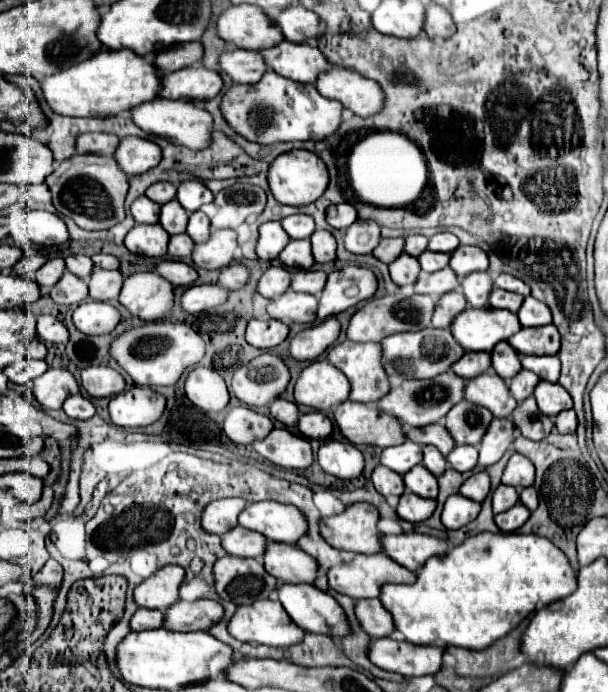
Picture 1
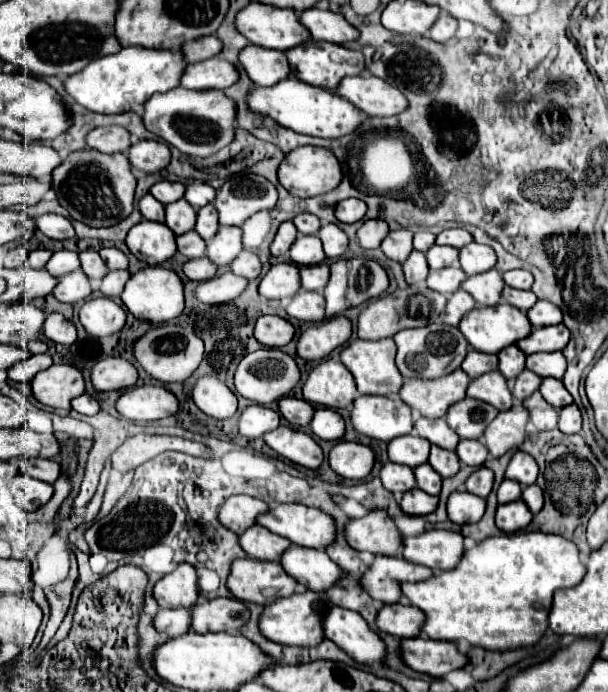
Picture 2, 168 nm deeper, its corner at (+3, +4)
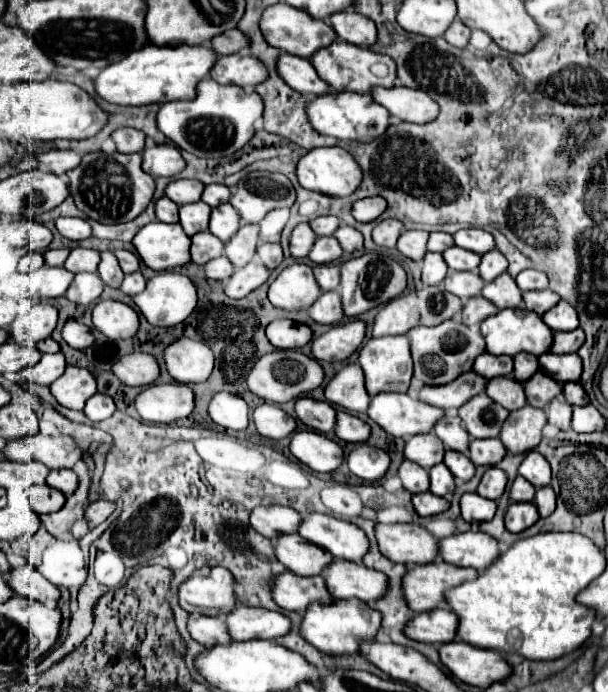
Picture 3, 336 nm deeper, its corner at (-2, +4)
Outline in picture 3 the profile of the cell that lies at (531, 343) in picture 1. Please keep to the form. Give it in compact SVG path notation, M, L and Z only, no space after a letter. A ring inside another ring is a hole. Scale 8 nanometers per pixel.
M581 328L569 330L569 332L553 332L553 342L551 342L551 352L555 354L569 354L577 352L579 346L583 344L585 334Z

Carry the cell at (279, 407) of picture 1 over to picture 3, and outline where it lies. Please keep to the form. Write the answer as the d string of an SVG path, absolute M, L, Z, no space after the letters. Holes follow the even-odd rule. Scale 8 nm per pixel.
M297 398L295 414L305 426L309 426L321 434L333 432L335 408L327 402L319 402L313 398Z

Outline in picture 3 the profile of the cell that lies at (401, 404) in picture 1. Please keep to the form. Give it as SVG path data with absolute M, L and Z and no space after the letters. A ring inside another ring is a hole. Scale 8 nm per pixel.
M467 372L455 378L455 382L449 382L443 386L421 388L419 400L431 406L437 406L441 410L449 410L449 408L463 406L463 402L467 402L475 394L481 394L483 390L485 390L485 378L481 378L475 372Z

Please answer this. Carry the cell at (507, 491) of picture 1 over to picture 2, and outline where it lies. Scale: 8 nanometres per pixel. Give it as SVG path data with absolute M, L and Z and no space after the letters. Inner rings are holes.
M504 480L498 488L498 502L500 504L508 504L508 502L514 502L514 500L520 500L522 498L522 488L516 480Z

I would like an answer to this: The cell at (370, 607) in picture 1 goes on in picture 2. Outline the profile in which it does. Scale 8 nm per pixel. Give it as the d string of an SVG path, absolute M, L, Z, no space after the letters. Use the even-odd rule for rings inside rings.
M386 604L378 612L380 632L388 632L398 638L418 636L424 620L426 620L424 612L410 604Z

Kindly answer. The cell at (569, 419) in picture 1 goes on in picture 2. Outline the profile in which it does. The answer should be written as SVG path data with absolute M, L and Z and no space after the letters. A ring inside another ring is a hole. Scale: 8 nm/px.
M568 404L568 406L564 406L560 410L558 428L564 434L578 434L580 432L580 428L582 428L582 414L580 414L580 408L576 404Z

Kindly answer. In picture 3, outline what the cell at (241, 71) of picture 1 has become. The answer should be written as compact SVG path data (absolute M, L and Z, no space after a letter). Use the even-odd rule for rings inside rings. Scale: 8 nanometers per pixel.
M281 54L277 58L277 74L303 96L319 96L327 92L327 84L317 76L315 68L307 58L299 58L293 54Z

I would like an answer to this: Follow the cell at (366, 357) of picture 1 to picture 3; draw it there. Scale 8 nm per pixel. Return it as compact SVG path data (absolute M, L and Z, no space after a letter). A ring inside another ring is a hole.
M383 336L371 338L359 352L359 366L365 374L365 388L369 396L379 392L407 392L409 382L413 376L413 362L409 352L409 338L407 336Z

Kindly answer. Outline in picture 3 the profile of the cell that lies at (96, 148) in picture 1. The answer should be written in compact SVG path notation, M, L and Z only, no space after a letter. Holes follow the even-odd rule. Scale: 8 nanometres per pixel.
M119 128L111 134L115 146L117 146L117 152L125 152L125 154L131 154L131 152L141 152L143 146L145 146L145 134L135 130L135 128Z

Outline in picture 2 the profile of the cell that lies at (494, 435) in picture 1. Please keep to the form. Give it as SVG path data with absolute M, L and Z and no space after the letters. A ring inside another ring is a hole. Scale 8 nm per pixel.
M522 404L512 406L510 410L500 412L498 418L486 428L482 442L486 444L488 452L494 458L498 458L524 442L528 422L530 422L528 410Z

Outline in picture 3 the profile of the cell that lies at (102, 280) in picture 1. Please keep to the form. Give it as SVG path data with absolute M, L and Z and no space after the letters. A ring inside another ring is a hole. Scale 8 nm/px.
M133 272L133 274L125 274L123 278L123 284L119 286L121 292L133 296L133 294L139 294L141 290L145 288L145 278L141 276L141 272Z

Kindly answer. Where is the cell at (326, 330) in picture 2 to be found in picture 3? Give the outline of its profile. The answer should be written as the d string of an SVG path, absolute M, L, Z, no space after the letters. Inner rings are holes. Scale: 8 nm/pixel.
M347 320L315 338L311 342L311 352L317 360L339 362L349 358L361 346L363 338L365 338L365 322Z

